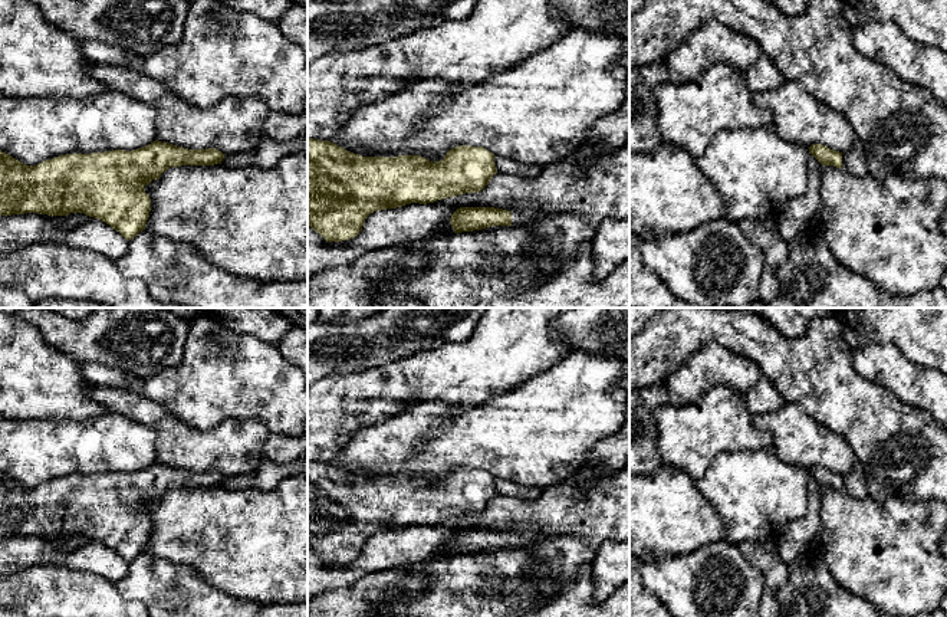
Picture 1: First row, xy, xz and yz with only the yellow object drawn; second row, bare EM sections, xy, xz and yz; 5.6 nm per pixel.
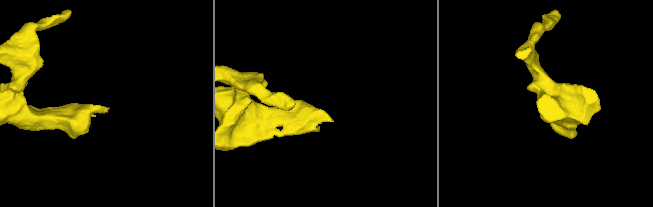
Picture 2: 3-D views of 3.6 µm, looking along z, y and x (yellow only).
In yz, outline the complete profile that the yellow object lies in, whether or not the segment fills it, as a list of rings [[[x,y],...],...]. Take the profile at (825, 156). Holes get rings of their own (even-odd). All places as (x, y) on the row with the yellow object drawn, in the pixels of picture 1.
[[[858,140],[844,154],[821,144],[810,145],[809,154],[812,154],[822,165],[844,168],[856,177],[862,177],[867,174],[865,154]]]

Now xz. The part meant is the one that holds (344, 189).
[[[308,138],[308,224],[326,242],[349,240],[377,210],[477,193],[496,173],[494,154],[483,147],[454,147],[433,163],[421,155],[362,157],[331,141]]]

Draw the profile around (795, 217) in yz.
[[[809,154],[806,193],[792,198],[776,219],[777,230],[787,243],[810,227],[809,223],[819,209],[822,167],[823,165]]]

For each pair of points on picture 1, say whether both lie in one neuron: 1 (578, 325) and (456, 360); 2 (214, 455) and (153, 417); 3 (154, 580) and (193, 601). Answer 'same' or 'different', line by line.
1: different
2: same
3: same

